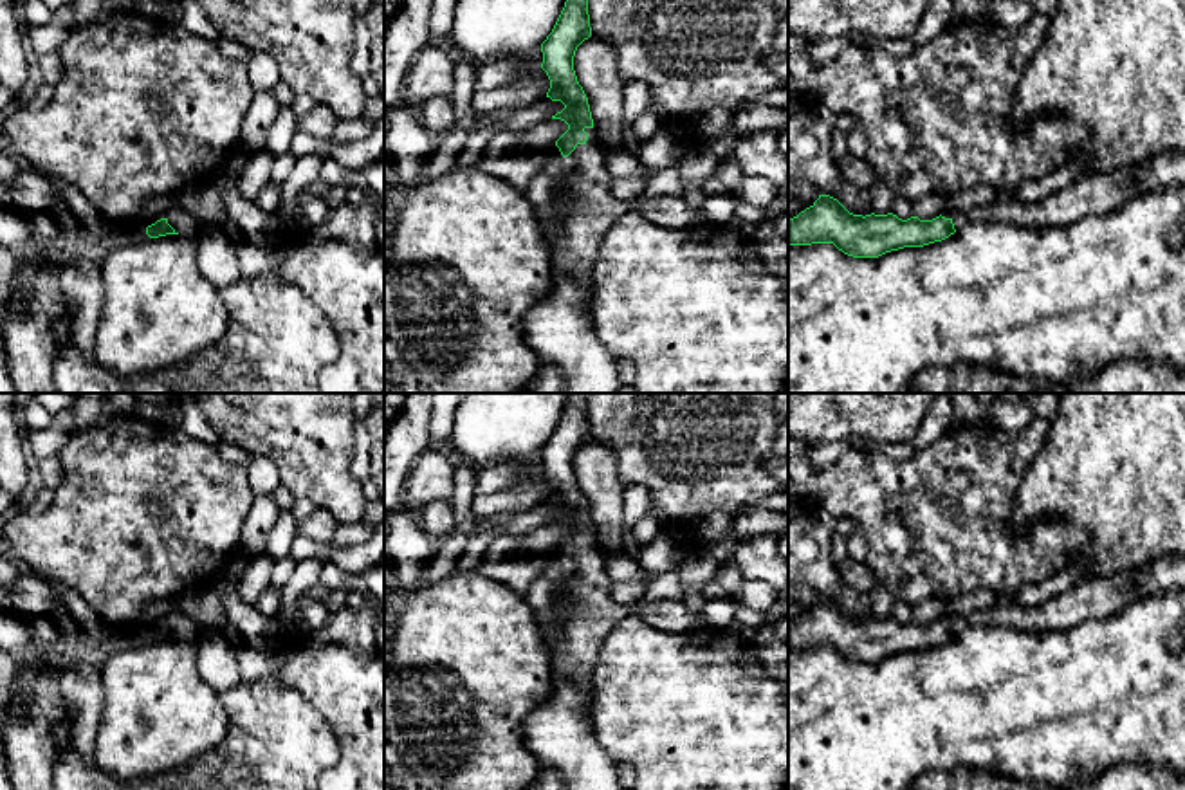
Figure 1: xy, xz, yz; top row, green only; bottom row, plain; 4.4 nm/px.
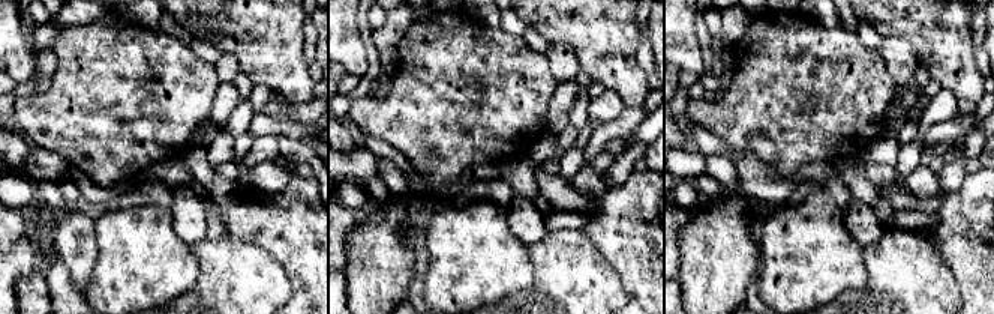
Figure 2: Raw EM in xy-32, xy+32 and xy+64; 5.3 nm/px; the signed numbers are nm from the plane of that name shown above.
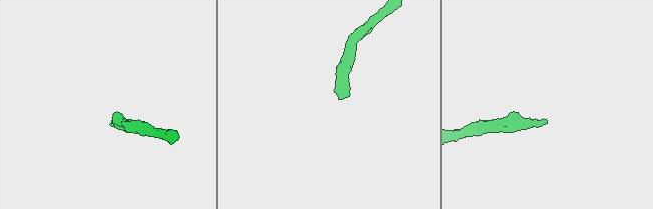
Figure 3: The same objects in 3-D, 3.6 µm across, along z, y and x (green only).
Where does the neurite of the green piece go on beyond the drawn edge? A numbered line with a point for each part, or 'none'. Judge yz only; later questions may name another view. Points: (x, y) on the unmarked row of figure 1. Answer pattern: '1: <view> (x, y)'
1: yz (1097, 597)

